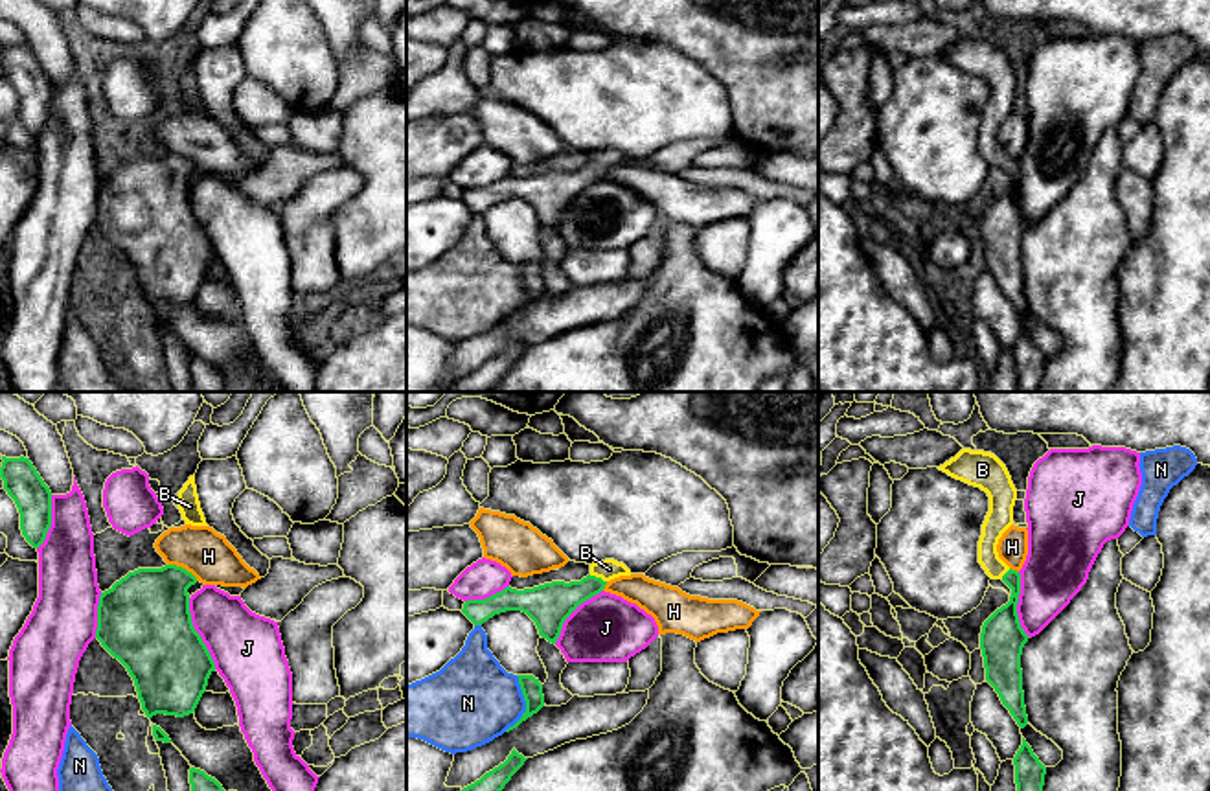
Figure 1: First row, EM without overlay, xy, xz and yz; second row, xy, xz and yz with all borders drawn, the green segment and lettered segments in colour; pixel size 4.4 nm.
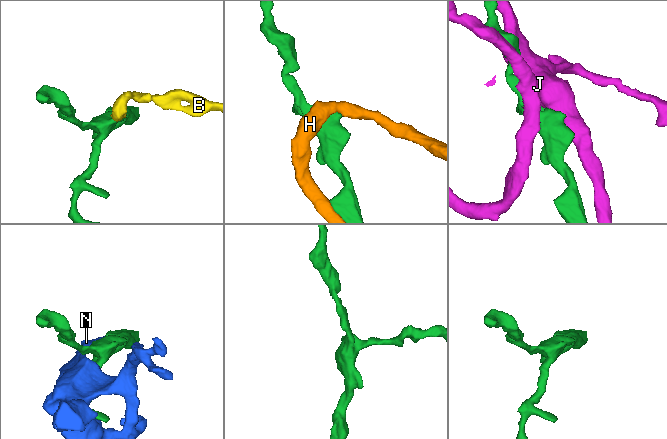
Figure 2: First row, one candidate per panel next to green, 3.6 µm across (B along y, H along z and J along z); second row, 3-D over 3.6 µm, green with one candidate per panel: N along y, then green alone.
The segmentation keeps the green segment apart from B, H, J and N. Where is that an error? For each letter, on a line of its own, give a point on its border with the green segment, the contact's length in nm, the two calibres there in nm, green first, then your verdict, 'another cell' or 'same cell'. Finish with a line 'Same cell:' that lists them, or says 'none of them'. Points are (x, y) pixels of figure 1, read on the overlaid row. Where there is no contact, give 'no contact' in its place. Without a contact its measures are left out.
B: contact xz (598, 578); length 90 nm; calibres 190 and 90 nm; same cell
H: contact xy (181, 567); length 150 nm; calibres 360 and 220 nm; another cell
J: contact xy (197, 633); length 340 nm; calibres 400 and 300 nm; another cell
N: contact xz (526, 705); length 260 nm; calibres 90 and 380 nm; another cell
Same cell: B

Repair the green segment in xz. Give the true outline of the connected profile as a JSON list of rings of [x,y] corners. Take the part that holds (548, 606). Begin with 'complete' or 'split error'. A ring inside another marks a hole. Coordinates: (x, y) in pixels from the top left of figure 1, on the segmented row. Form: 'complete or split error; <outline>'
split error; [[[614,559],[596,561],[590,565],[590,574],[581,581],[552,581],[524,590],[506,587],[485,600],[467,600],[462,613],[474,625],[482,625],[495,614],[522,611],[535,622],[539,635],[555,644],[565,620],[583,602],[599,594],[611,579],[620,576],[631,576],[623,563]]]

